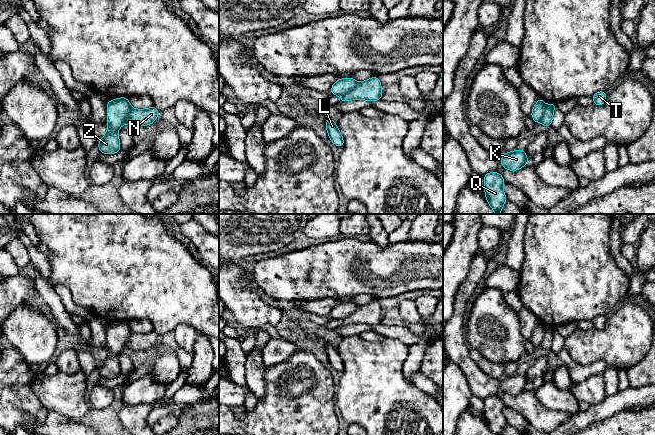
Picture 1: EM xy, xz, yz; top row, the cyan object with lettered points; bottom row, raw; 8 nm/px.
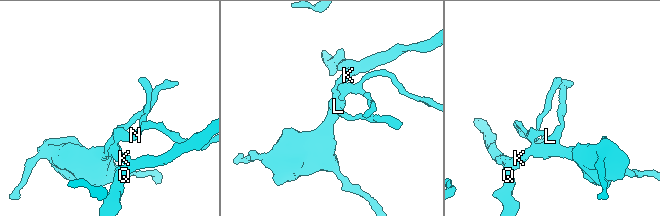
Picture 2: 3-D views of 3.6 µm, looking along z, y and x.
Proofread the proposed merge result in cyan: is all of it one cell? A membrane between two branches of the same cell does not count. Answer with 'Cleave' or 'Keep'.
Cleave

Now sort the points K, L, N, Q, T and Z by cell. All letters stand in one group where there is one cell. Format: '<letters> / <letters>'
K L Q T Z / N

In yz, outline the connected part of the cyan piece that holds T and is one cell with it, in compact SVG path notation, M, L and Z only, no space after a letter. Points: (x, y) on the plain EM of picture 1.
M598 315L591 322L593 323L595 329L601 330L606 325L607 319L605 315Z

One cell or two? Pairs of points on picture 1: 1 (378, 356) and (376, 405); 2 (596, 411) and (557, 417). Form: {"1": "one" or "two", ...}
{"1": "one", "2": "two"}

